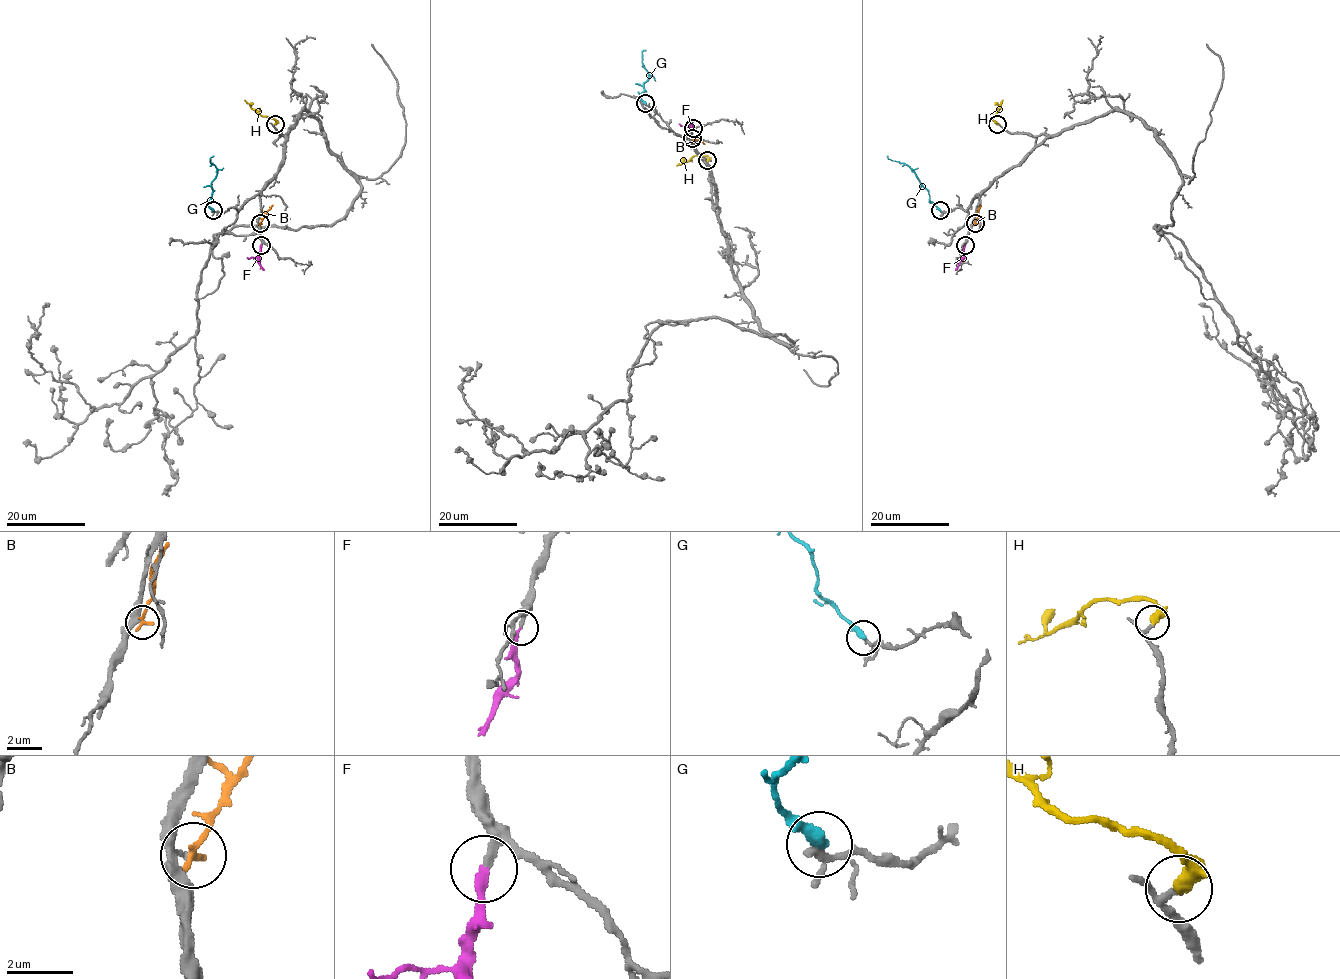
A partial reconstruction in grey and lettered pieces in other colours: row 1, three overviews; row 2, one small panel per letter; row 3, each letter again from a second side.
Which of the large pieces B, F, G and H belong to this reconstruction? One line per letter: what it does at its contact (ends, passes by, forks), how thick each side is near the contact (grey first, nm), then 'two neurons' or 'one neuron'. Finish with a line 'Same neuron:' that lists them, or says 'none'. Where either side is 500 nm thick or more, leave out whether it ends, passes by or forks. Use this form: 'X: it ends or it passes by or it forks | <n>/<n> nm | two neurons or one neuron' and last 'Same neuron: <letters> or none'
B: it ends | 190/240 nm | two neurons
F: it ends | 180/240 nm | one neuron
G: it ends | 170/380 nm | two neurons
H: it ends | 150/440 nm | one neuron
Same neuron: F, H

